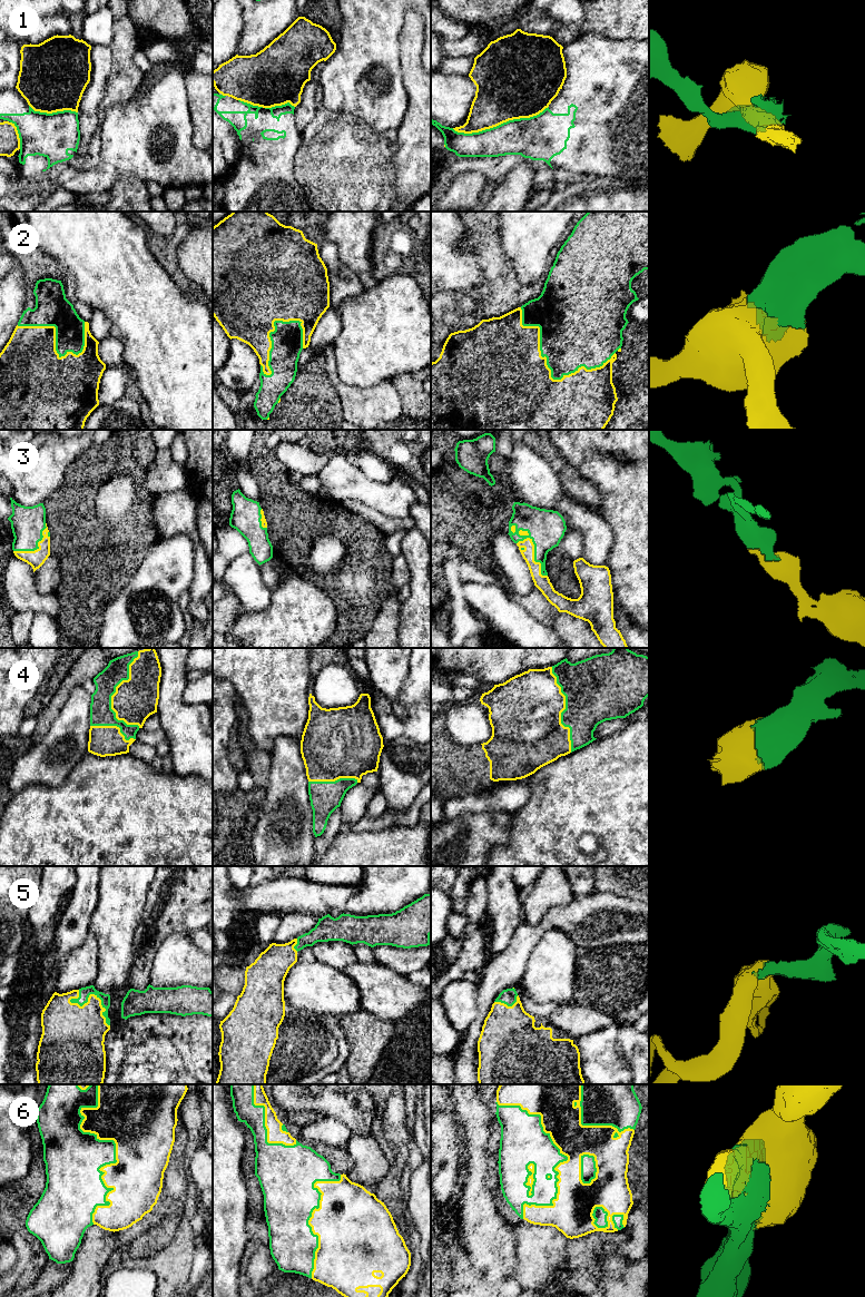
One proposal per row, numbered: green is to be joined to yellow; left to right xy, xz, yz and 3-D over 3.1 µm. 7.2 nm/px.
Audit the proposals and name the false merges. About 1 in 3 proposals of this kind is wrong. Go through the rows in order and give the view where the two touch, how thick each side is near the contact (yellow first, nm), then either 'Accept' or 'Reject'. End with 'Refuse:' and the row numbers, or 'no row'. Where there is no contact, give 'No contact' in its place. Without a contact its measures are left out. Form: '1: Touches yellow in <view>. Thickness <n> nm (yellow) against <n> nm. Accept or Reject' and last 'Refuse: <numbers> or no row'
1: Touches yellow in yz. Thickness 440 nm (yellow) against 280 nm. Reject
2: Touches yellow in yz. Thickness 500 nm (yellow) against 420 nm. Accept
3: Touches yellow in yz. Thickness 110 nm (yellow) against 260 nm. Accept
4: Touches yellow in xy. Thickness 300 nm (yellow) against 160 nm. Accept
5: Touches yellow in xy. Thickness 320 nm (yellow) against 80 nm. Accept
6: Touches yellow in xy. Thickness 460 nm (yellow) against 320 nm. Accept
Refuse: 1

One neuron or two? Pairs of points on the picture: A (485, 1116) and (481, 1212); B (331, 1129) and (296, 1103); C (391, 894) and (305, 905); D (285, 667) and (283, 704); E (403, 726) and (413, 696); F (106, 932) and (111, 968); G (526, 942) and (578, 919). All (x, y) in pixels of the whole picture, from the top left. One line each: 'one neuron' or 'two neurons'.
A: one neuron
B: two neurons
C: one neuron
D: one neuron
E: one neuron
F: one neuron
G: one neuron

